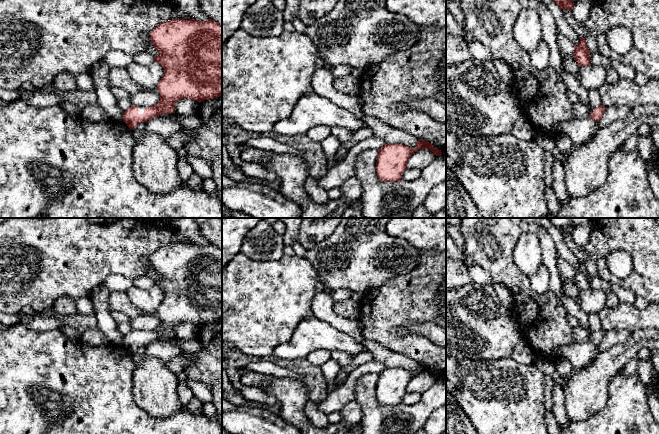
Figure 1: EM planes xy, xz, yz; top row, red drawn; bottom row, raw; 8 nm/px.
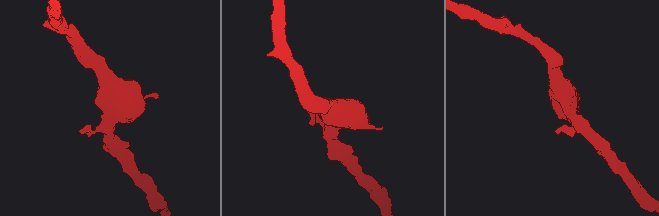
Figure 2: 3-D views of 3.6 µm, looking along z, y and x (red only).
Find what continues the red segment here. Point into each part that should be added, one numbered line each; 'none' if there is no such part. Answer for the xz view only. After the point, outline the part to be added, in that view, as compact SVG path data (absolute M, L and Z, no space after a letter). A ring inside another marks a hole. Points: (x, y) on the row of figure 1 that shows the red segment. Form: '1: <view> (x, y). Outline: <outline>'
none

